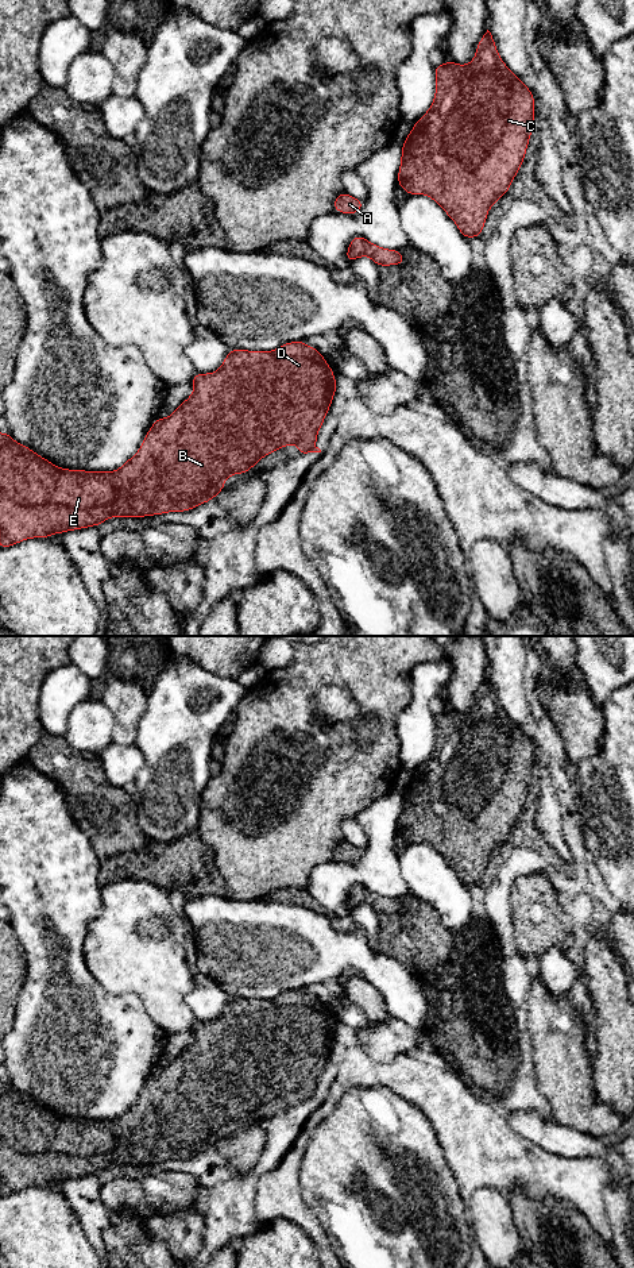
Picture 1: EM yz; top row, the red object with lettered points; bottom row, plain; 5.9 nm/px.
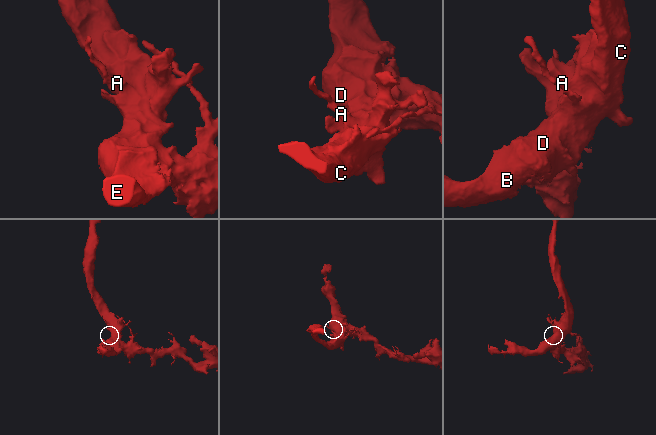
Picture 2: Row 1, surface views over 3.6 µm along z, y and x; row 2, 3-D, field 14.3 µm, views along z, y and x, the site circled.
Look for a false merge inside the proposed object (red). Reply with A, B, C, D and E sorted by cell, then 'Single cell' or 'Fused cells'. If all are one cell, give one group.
Groups: A B C D E. Single cell

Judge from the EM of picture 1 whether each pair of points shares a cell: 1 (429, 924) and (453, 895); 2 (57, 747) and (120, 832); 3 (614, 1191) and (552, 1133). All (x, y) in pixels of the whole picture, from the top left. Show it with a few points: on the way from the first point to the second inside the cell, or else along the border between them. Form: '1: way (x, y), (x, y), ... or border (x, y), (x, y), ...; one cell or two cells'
1: border (413, 894), (437, 913), (447, 931); two cells
2: way (78, 764), (91, 797), (101, 809); one cell
3: border (610, 1178), (619, 1180); two cells

